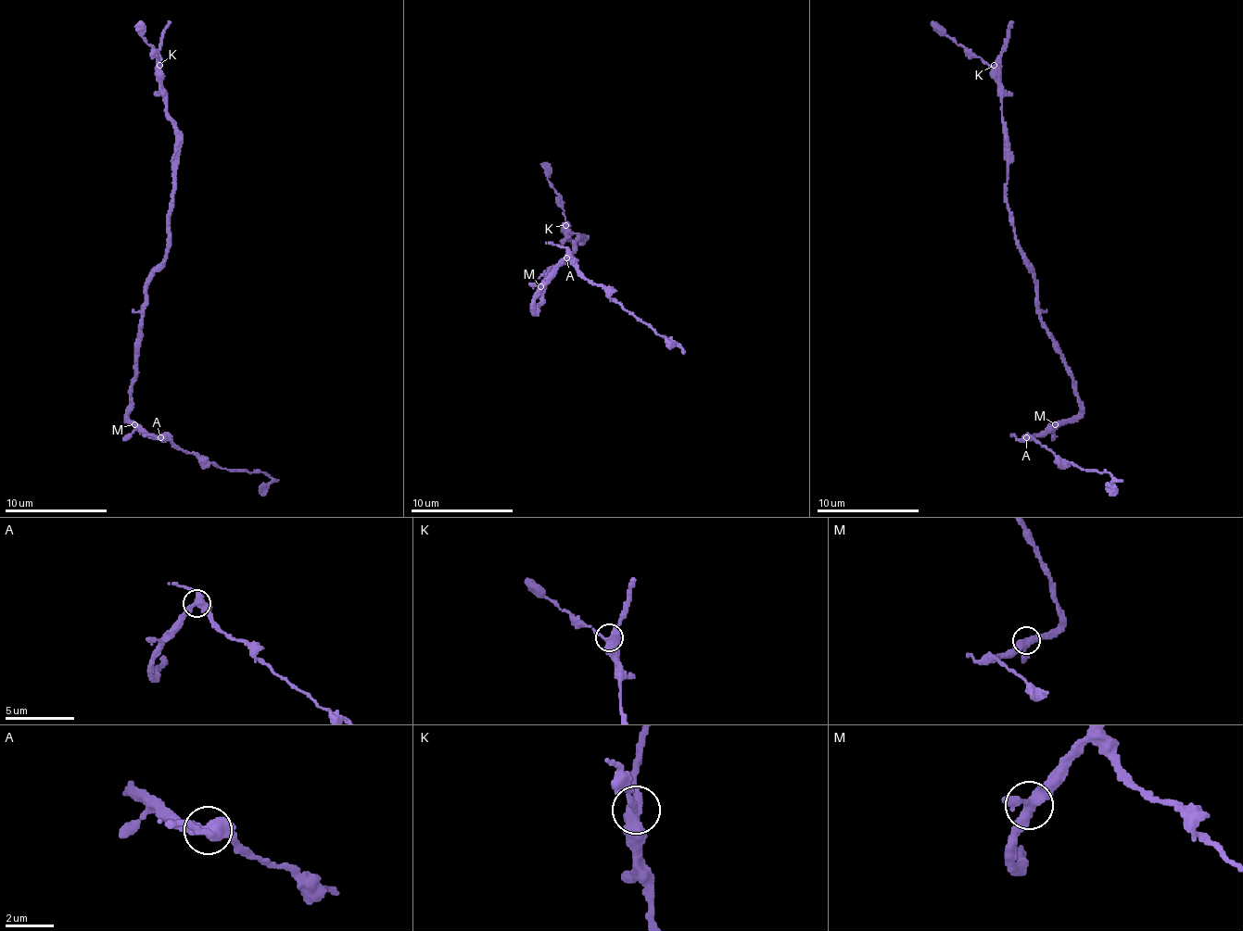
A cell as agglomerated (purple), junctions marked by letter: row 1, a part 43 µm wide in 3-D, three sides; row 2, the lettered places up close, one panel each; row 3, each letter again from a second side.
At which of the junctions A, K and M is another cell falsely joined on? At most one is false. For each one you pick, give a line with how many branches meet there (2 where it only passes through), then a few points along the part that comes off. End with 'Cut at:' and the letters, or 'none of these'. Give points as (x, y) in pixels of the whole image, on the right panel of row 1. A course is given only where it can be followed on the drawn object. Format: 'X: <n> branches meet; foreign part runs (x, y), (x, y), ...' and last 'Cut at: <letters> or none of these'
A: 3 branches meet; foreign part runs (1027, 437), (1034, 437), (1059, 462), (1109, 472), (1111, 483), (1109, 496)
Cut at: A

